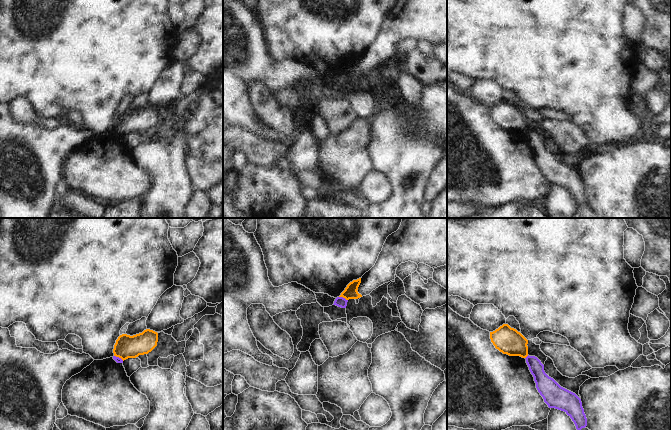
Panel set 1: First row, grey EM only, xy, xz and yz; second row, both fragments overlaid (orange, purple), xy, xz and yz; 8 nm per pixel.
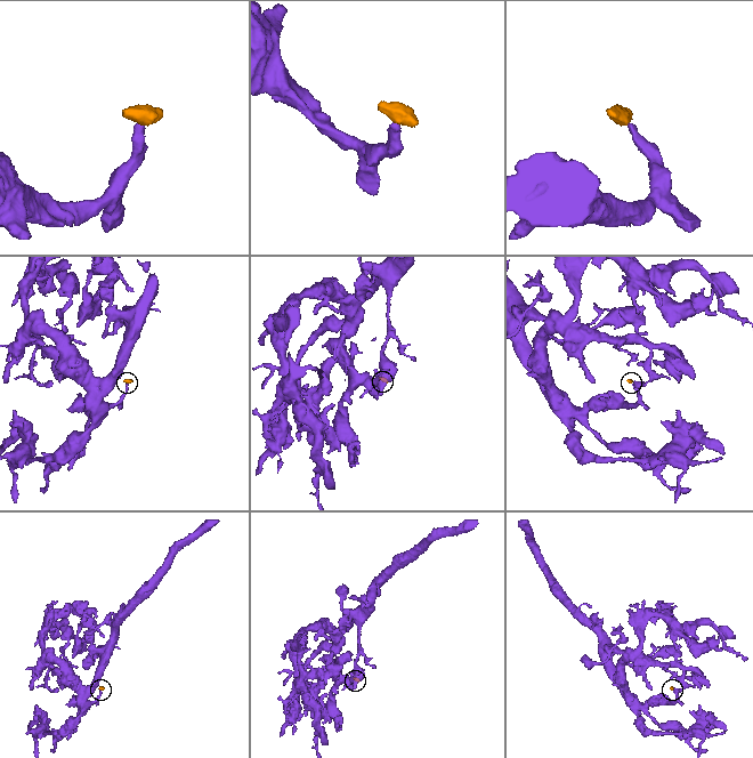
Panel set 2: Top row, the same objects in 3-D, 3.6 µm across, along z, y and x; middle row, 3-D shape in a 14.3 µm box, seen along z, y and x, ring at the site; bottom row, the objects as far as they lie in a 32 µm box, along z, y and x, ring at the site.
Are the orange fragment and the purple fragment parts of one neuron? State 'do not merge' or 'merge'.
do not merge

